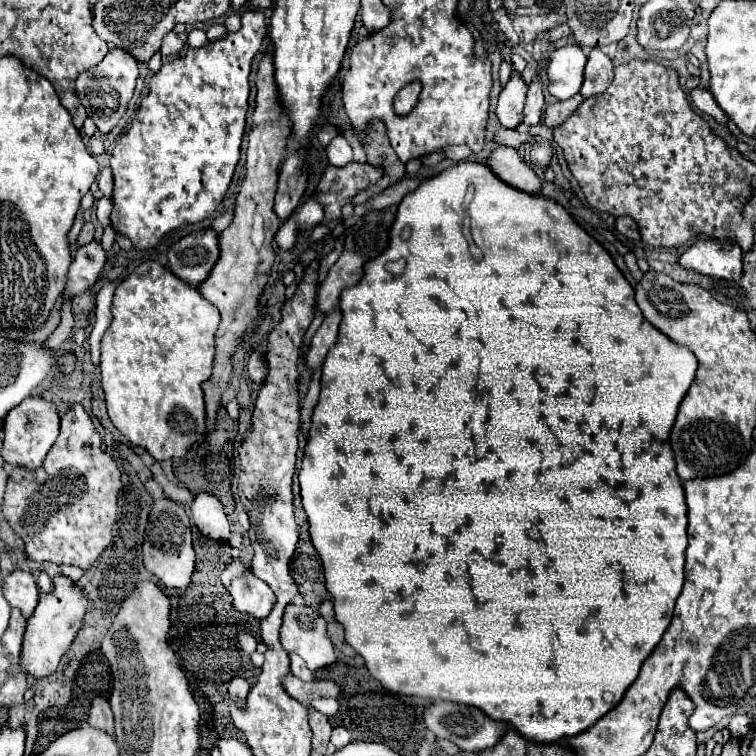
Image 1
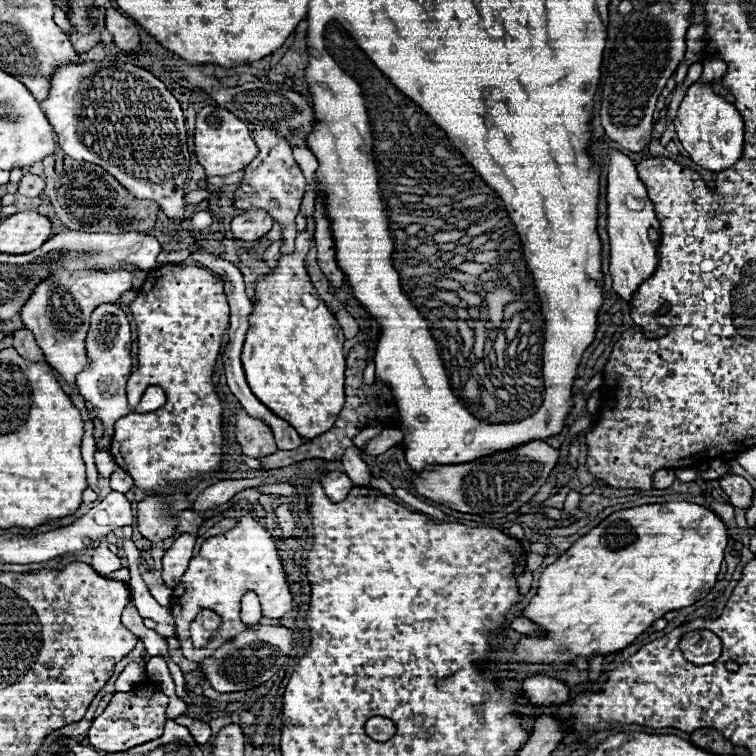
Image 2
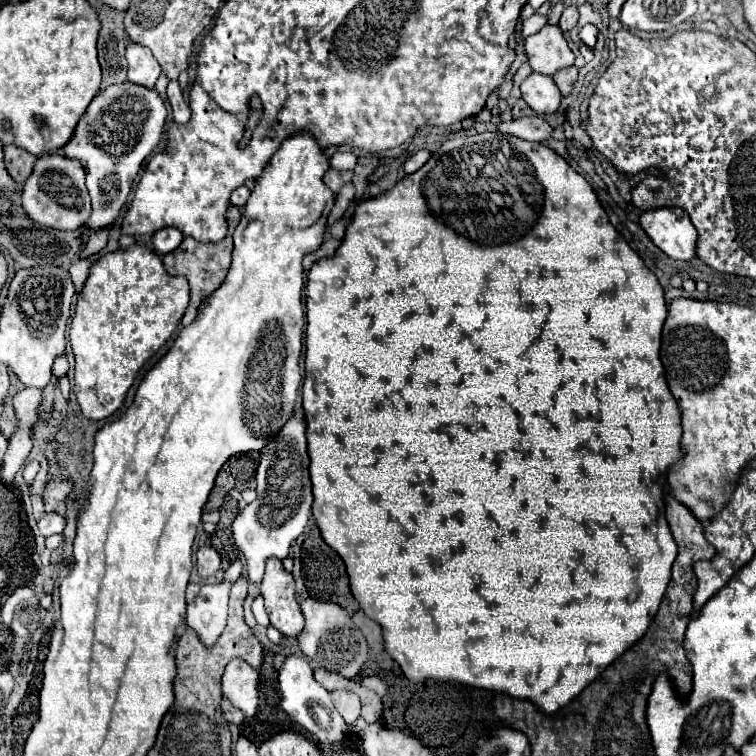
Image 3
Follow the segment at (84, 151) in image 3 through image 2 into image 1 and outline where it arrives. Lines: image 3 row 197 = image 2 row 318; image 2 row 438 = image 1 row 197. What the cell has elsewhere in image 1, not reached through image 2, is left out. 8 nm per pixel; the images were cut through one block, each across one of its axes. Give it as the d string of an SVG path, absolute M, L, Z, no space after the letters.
M102 196L98 200L98 204L96 204L96 216L98 216L98 220L100 220L102 226L110 224L110 212L112 212L112 200L106 198L106 196Z

